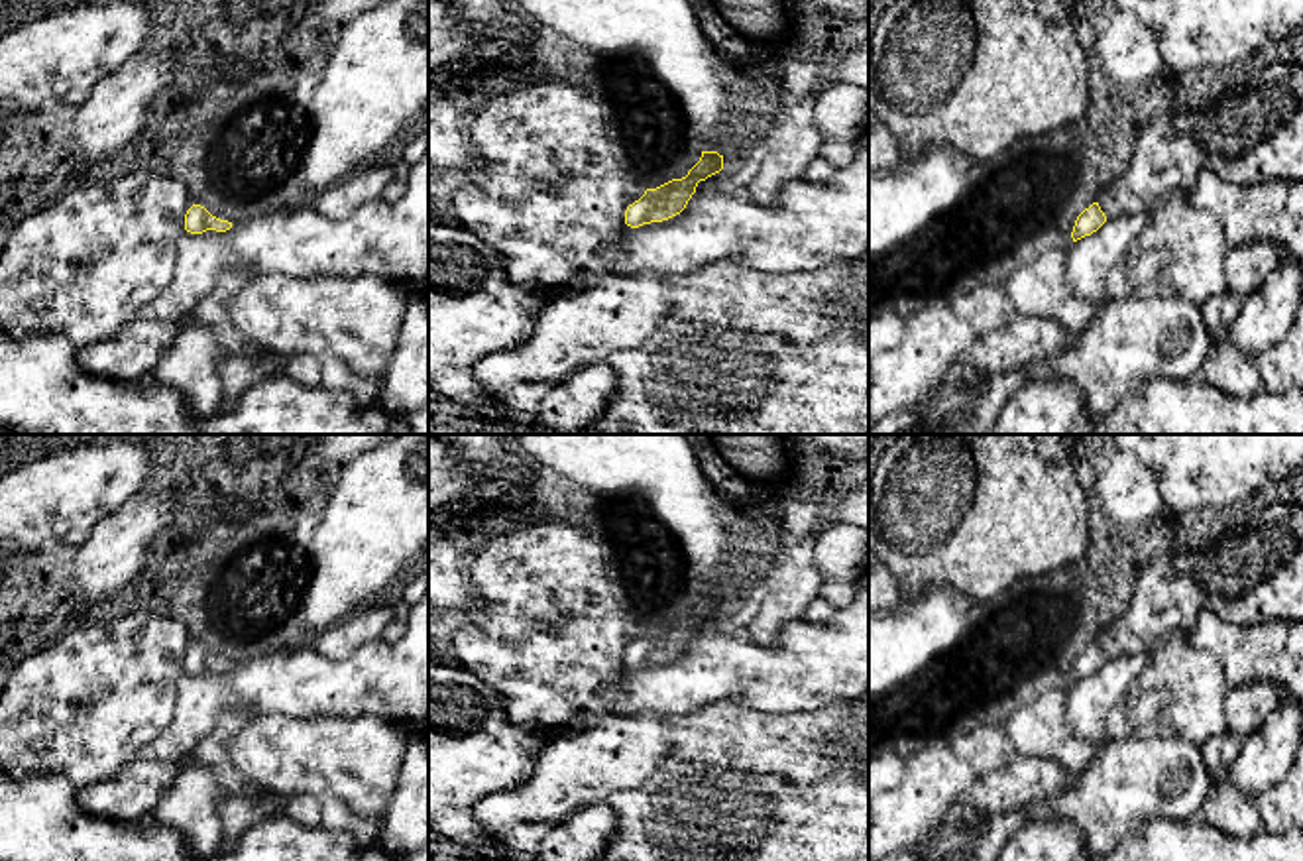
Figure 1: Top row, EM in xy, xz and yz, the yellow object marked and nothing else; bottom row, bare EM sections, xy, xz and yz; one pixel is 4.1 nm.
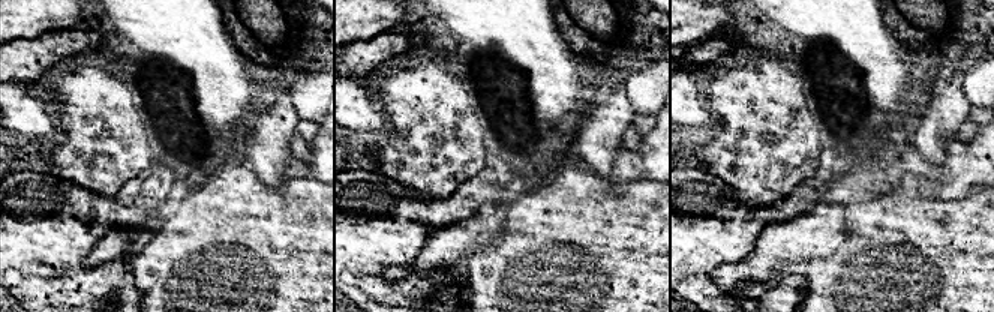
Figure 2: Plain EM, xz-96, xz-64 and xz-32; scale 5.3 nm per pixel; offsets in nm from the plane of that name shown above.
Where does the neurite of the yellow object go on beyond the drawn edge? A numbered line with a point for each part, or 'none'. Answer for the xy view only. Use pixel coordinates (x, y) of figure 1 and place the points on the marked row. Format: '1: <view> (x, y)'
none

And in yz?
1: yz (1252, 134)

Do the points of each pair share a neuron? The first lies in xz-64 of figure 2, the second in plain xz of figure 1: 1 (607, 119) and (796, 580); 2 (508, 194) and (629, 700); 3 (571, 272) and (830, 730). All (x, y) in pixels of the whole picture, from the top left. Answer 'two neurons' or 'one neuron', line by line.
1: one neuron
2: one neuron
3: one neuron

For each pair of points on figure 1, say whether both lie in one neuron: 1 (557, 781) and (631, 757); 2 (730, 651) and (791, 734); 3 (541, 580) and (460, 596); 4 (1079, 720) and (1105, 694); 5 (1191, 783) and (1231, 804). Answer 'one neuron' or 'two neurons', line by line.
1: one neuron
2: two neurons
3: two neurons
4: one neuron
5: two neurons

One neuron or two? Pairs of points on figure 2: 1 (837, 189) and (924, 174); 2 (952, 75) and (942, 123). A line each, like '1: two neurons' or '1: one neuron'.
1: one neuron
2: one neuron

